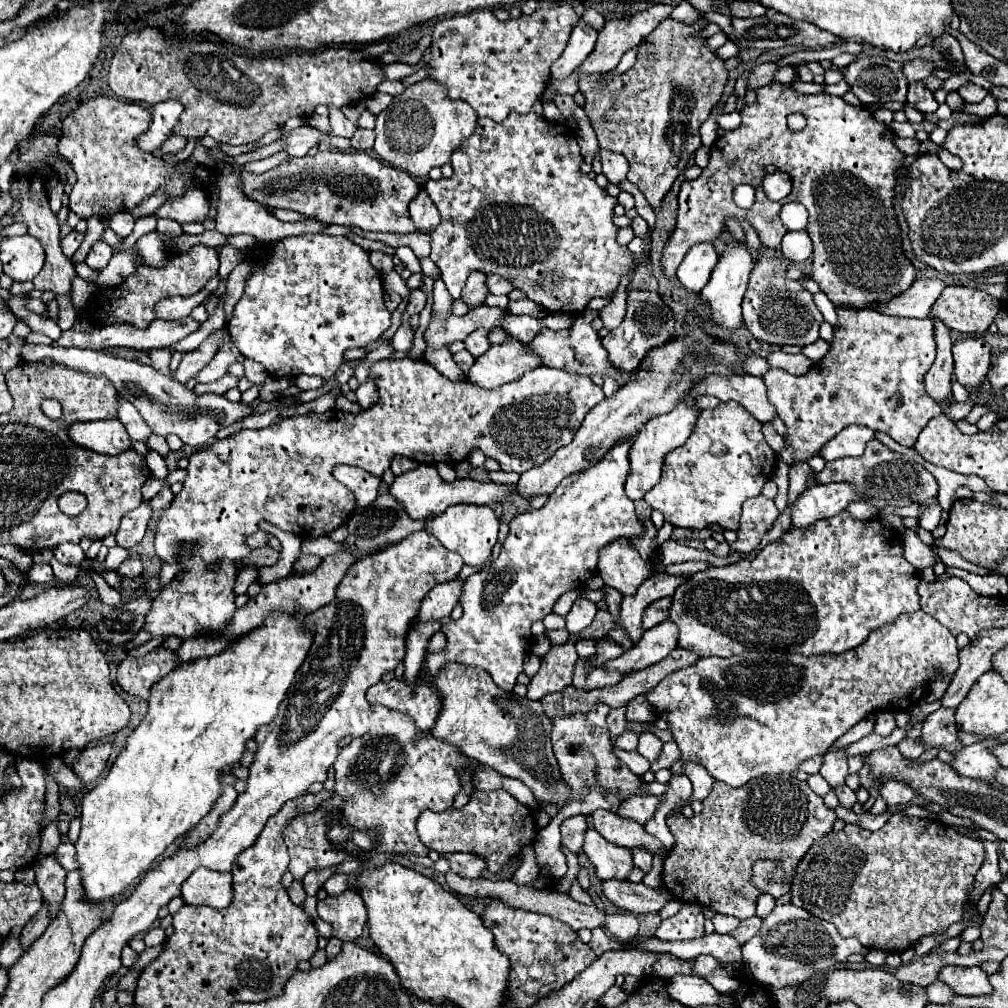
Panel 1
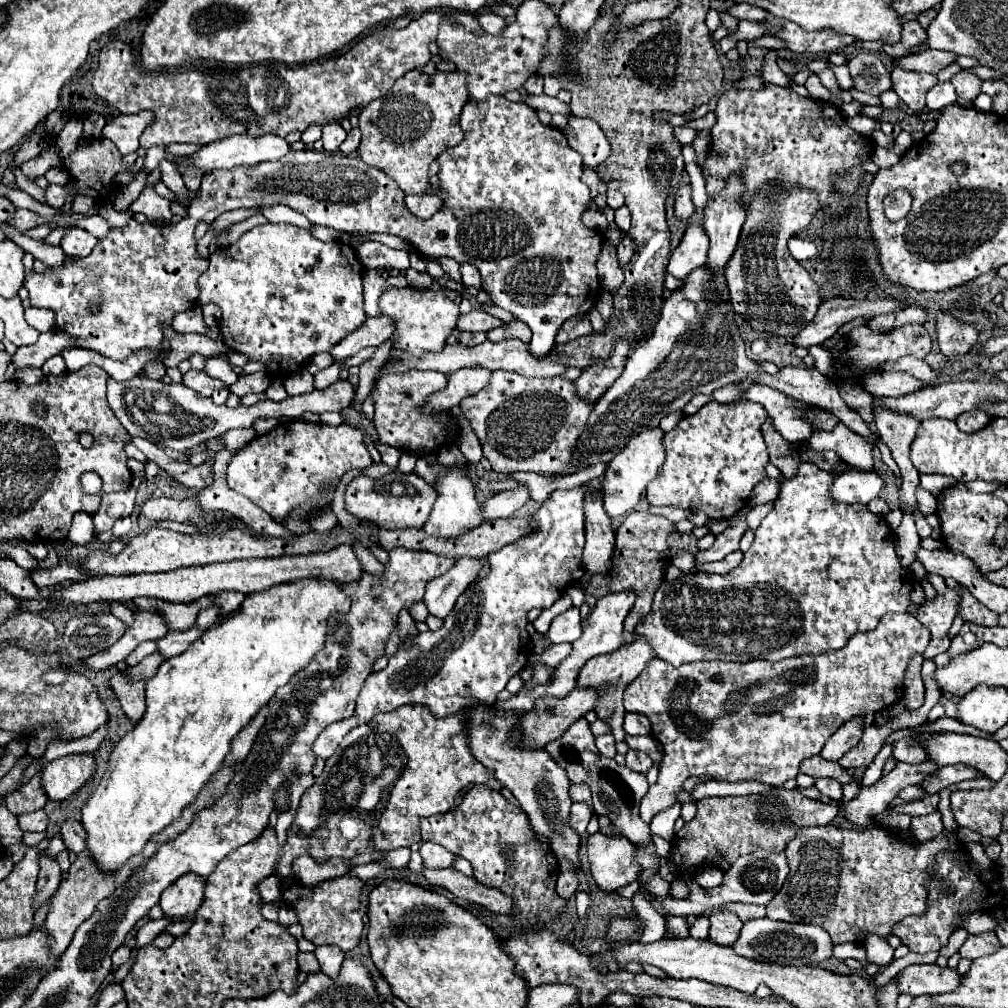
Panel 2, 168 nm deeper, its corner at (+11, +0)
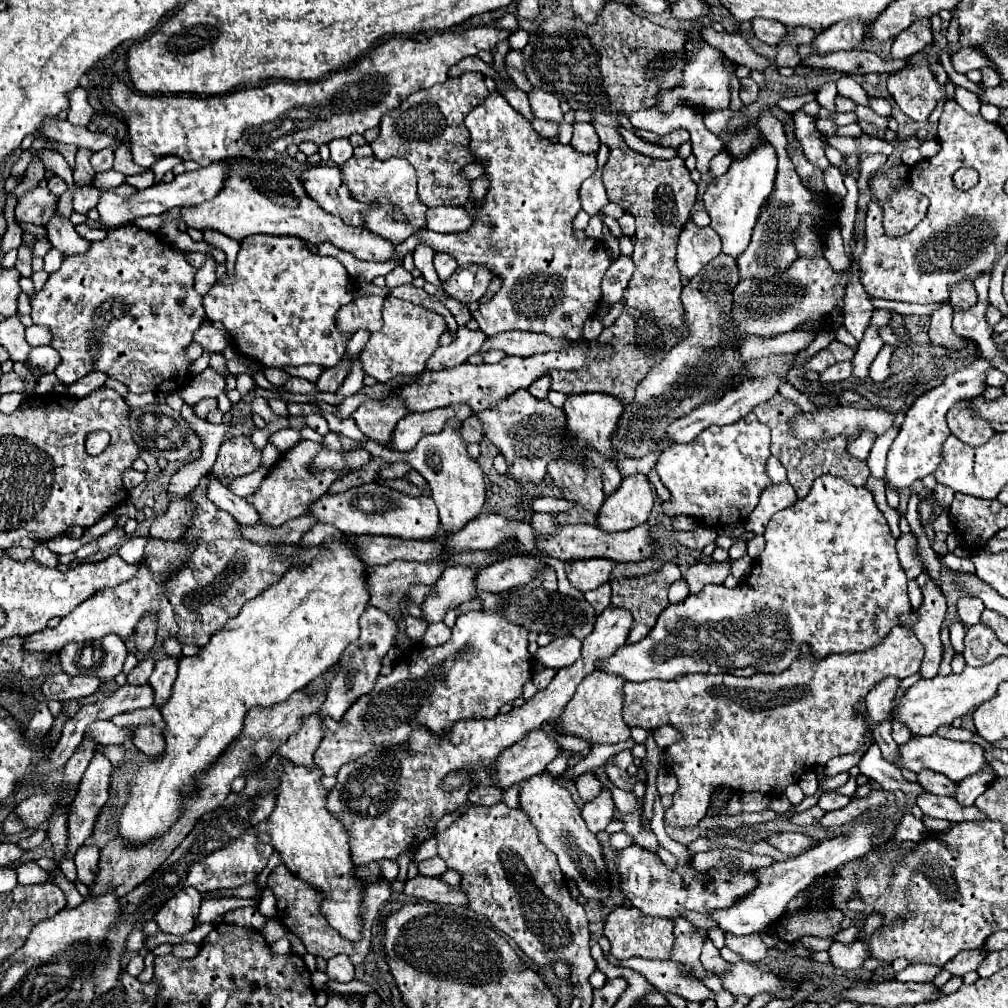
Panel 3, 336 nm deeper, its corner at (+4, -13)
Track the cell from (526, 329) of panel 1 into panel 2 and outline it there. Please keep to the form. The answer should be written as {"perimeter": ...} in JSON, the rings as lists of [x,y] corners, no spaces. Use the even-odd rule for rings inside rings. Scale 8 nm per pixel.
{"perimeter":[[[473,310],[467,316],[463,314],[461,320],[457,320],[457,324],[459,324],[459,330],[469,330],[469,332],[489,332],[497,326],[505,326],[501,318],[495,318],[483,310]]]}

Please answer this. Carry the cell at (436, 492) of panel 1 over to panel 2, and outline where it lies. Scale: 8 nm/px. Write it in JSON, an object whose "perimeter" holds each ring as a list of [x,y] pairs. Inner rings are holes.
{"perimeter":[[[391,472],[379,480],[371,480],[367,476],[353,478],[345,492],[345,506],[347,506],[347,512],[357,516],[359,520],[369,518],[379,528],[385,528],[385,530],[405,530],[405,528],[423,528],[437,496],[439,492],[435,490],[435,486],[427,484],[415,472],[411,474]]]}

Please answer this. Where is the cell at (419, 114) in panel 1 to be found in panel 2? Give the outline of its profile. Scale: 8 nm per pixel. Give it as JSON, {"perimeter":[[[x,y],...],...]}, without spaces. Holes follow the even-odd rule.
{"perimeter":[[[411,70],[393,84],[389,94],[369,102],[359,114],[359,128],[363,132],[361,160],[391,176],[405,194],[427,192],[429,164],[439,150],[455,146],[463,138],[459,116],[467,98],[465,74],[435,72],[427,76]]]}

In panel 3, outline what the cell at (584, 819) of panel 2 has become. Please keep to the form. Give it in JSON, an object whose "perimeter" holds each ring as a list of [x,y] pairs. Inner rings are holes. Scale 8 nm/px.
{"perimeter":[[[602,789],[598,797],[588,801],[582,809],[582,819],[586,821],[592,833],[604,831],[606,825],[612,821],[612,817],[614,817],[614,801],[610,789]]]}

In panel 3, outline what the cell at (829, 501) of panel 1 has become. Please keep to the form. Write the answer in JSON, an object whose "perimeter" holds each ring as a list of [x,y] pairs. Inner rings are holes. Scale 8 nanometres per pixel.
{"perimeter":[[[976,357],[972,361],[972,365],[962,367],[954,375],[946,377],[946,381],[940,387],[936,387],[916,399],[916,403],[908,409],[902,429],[888,451],[884,478],[888,479],[888,483],[892,487],[896,487],[896,489],[910,487],[914,481],[924,479],[926,475],[930,475],[938,469],[938,465],[942,463],[942,445],[944,445],[946,437],[950,435],[950,429],[946,425],[946,413],[956,401],[974,399],[976,395],[980,395],[984,391],[988,369],[992,369],[992,365],[984,357]]]}

